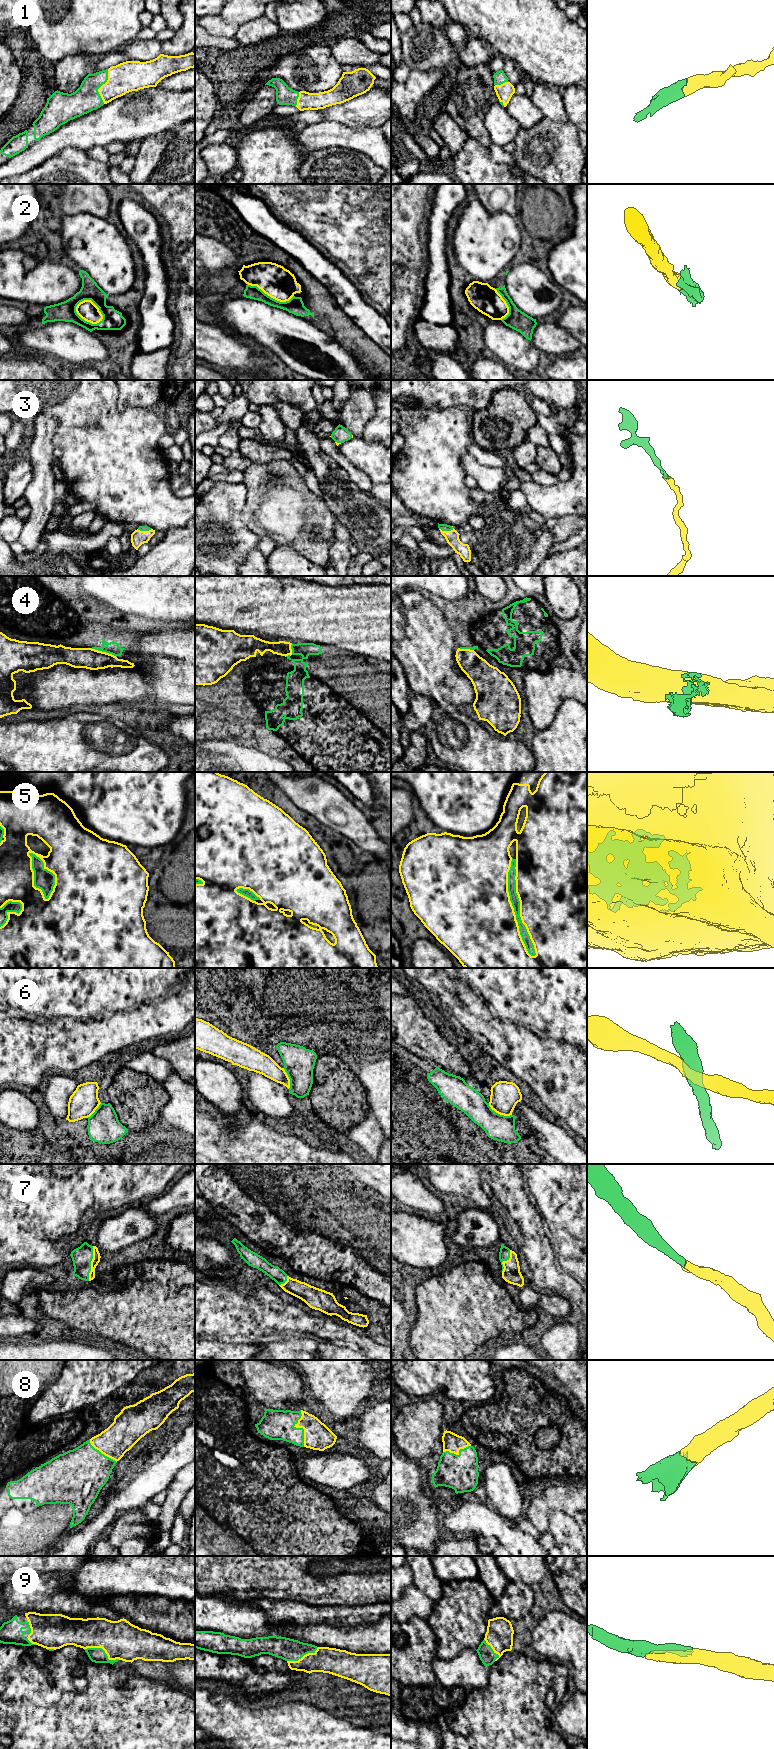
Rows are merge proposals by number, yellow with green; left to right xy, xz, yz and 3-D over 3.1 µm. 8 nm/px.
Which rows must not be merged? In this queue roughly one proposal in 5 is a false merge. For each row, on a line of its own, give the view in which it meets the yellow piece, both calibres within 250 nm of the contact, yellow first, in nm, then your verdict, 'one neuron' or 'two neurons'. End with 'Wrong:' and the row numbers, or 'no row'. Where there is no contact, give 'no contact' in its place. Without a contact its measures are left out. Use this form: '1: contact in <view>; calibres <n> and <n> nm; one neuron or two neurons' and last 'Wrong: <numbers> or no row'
1: contact in xy; calibres 240 and 220 nm; one neuron
2: contact in xy; calibres 160 and 160 nm; one neuron
3: contact in yz; calibres 110 and 60 nm; one neuron
4: contact in xy; calibres 170 and 100 nm; two neurons
5: contact in yz; calibres 500 and 70 nm; one neuron
6: contact in yz; calibres 220 and 220 nm; two neurons
7: contact in xy; calibres 60 and 160 nm; one neuron
8: contact in xz; calibres 220 and 240 nm; one neuron
9: contact in xy; calibres 300 and 120 nm; one neuron
Wrong: 4, 6

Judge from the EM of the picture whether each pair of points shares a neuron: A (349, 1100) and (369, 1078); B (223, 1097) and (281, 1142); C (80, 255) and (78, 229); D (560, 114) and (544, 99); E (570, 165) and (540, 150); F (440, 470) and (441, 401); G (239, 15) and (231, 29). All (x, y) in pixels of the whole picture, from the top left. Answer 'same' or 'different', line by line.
A: different
B: different
C: same
D: same
E: same
F: different
G: different

